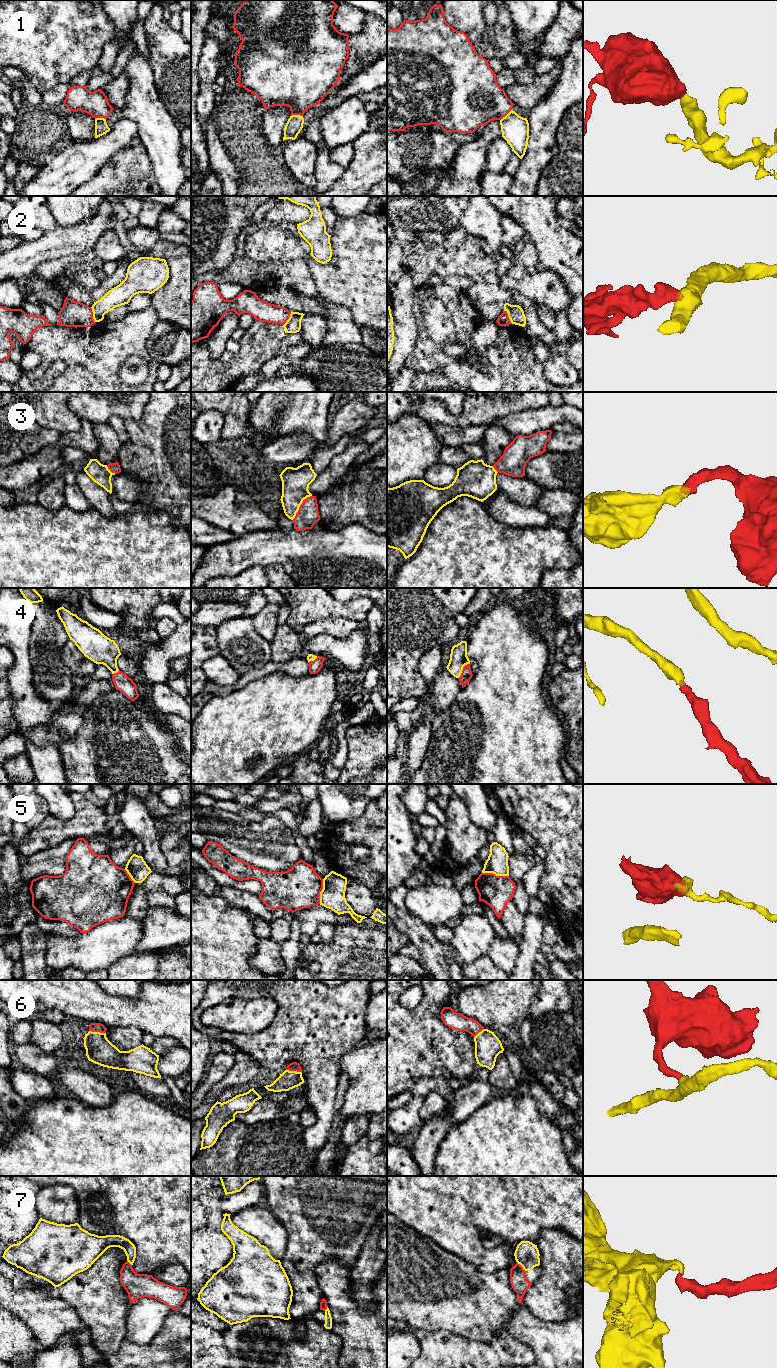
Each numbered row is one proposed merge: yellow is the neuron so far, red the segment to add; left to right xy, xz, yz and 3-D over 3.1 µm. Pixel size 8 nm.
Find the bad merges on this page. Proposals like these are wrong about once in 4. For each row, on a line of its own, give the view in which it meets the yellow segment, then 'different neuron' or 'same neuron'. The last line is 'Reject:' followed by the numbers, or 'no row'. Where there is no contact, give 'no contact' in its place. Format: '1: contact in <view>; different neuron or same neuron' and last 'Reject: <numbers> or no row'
1: contact in xz; same neuron
2: contact in xy; same neuron
3: contact in xz; same neuron
4: contact in yz; same neuron
5: contact in yz; different neuron
6: contact in xy; same neuron
7: contact in yz; same neuron
Reject: 5

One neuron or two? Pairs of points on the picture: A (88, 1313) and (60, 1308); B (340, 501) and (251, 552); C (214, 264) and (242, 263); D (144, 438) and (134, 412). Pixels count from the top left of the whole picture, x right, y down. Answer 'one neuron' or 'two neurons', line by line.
A: two neurons
B: two neurons
C: two neurons
D: two neurons

